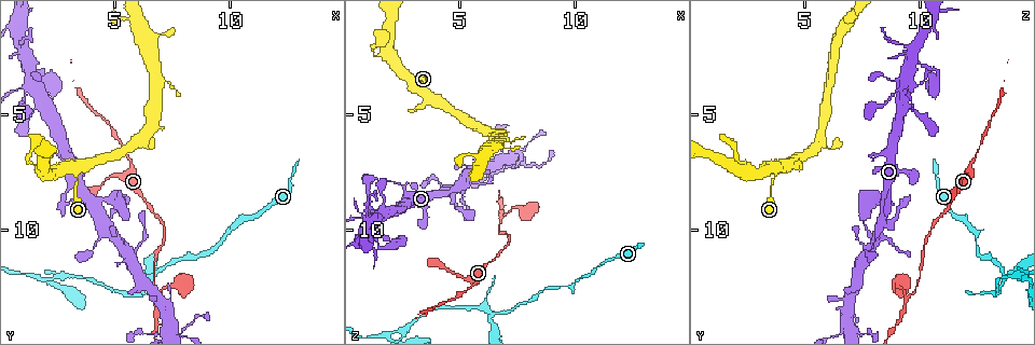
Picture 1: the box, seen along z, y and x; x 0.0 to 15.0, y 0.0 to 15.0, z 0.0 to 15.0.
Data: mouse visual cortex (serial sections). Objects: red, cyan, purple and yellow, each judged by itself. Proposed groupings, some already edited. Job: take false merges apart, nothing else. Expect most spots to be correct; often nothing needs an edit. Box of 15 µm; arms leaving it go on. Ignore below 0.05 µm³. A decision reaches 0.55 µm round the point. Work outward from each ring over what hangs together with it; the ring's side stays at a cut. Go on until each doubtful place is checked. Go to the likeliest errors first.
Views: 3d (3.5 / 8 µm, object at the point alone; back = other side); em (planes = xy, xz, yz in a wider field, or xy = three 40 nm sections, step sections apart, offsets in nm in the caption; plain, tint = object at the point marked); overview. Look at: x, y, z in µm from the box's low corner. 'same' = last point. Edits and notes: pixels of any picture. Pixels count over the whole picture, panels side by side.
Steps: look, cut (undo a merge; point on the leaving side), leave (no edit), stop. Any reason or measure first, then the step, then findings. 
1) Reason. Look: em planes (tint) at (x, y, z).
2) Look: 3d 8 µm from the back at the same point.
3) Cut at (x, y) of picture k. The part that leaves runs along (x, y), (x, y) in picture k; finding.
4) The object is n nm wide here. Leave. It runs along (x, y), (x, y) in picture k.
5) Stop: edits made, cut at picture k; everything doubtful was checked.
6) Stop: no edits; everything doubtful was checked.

Abrupt turn. Look: 3d 3.5 µm at (6.5, 12.1, 13.7).

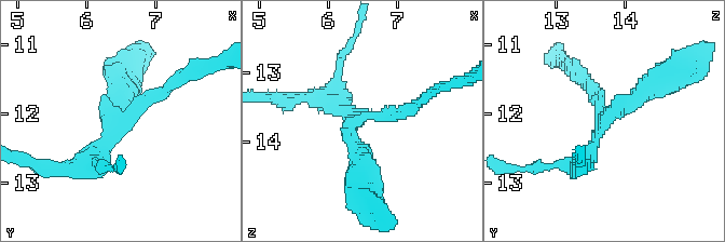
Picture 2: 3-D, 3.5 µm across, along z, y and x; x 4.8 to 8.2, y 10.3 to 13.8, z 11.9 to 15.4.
Shape alone is not enough. Look: em xy step 2 (tint) at (6.55, 12.05, 13.60).

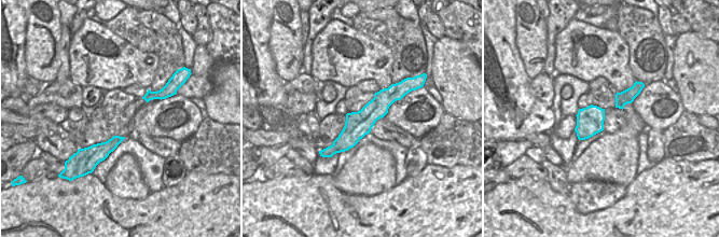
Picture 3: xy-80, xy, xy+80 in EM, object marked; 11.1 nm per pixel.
Leave. It runs along (400, 91), (389, 95), (330, 150) in picture 3; one cell here.

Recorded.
Side arm on a straight run. Look: 3d 3.5 µm from the back at (6.9, 13.0, 9.5).

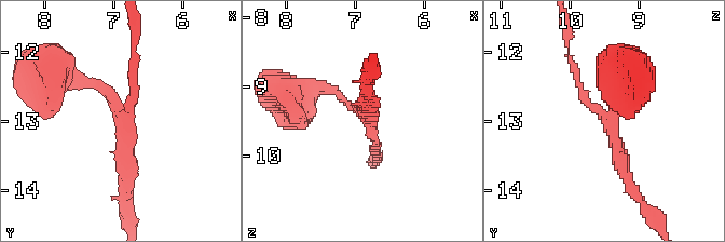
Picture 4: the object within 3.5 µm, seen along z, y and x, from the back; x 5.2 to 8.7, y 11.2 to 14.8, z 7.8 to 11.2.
Look: em xy step 1 (tint) at (6.80, 13.00, 9.45).

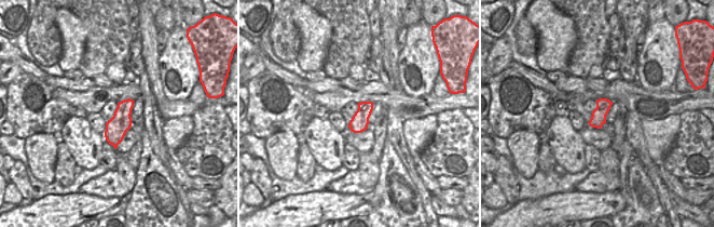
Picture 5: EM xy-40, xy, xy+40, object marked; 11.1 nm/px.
The arms are 150, 150, 250 nm wide. Leave. It runs along (377, 153), (366, 118), (333, 90), (316, 88) in picture 4; all the same cell.

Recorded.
Abrupt turn. Look: 3d 3.5 µm at (2.7, 12.1, 14.3).

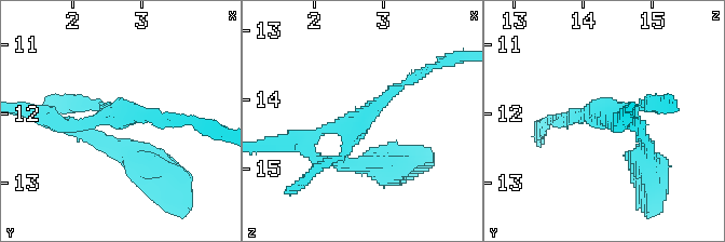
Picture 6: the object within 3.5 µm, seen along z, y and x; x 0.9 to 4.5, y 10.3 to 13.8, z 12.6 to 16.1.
Need the tissue. Look: em xy step 2 (plain) at (2.65, 12.00, 14.35).

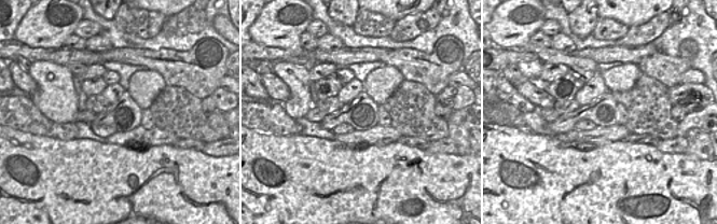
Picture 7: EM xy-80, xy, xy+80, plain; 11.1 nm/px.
Look: em xy step 2 (tint) at the same point.

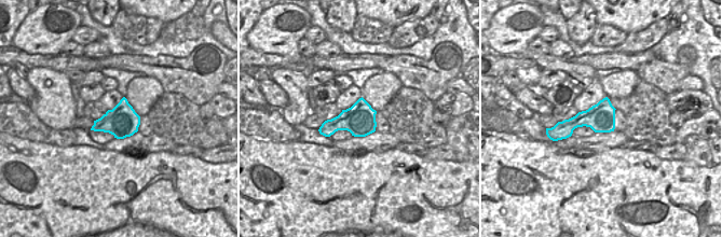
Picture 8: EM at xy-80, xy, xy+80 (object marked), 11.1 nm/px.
Leave. It runs along (174, 119), (74, 129) in picture 6; continuous, no second cell.

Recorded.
Thin neck. Look: 3d 3.5 µm at (5.5, 6.6, 12.5).

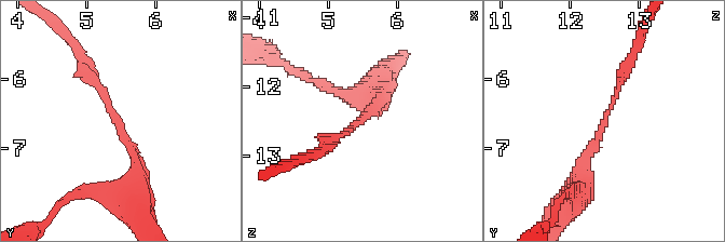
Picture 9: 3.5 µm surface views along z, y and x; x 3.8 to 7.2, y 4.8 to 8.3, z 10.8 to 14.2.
The arms are 150, 200 nm wide. Look: em xy step 5 (tint) at (5.45, 6.55, 12.50).

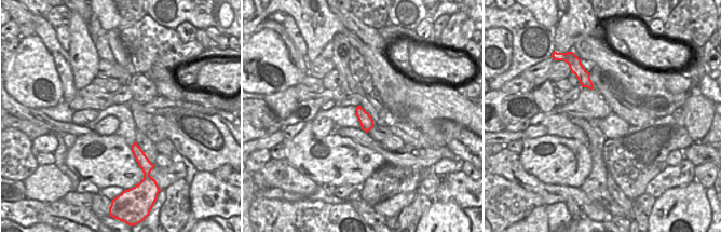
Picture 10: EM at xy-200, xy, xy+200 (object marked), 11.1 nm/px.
Leave. It runs along (137, 180), (107, 94), (80, 61) in picture 9; all the same cell.

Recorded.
Stop: no edits; everything doubtful was checked.

